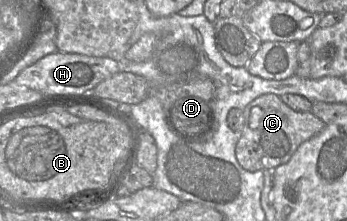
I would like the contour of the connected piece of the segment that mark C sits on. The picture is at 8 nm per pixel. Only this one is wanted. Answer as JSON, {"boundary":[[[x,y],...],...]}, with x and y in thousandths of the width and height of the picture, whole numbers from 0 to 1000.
{"boundary":[[[761,425],[718,466],[703,493],[703,534],[677,706],[692,751],[718,778],[787,774],[824,742],[870,647],[919,606],[939,570],[896,502],[853,507],[793,425]]]}

